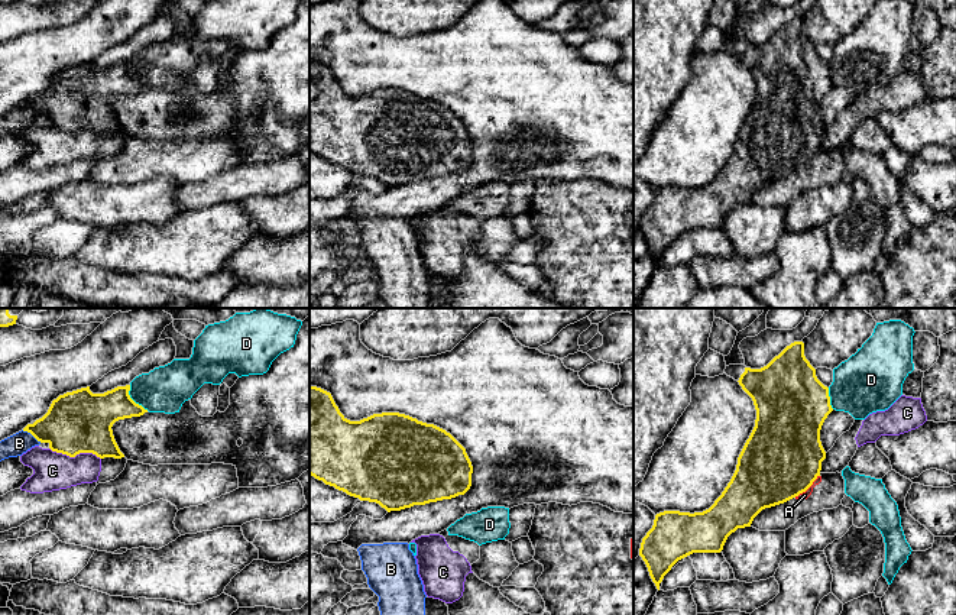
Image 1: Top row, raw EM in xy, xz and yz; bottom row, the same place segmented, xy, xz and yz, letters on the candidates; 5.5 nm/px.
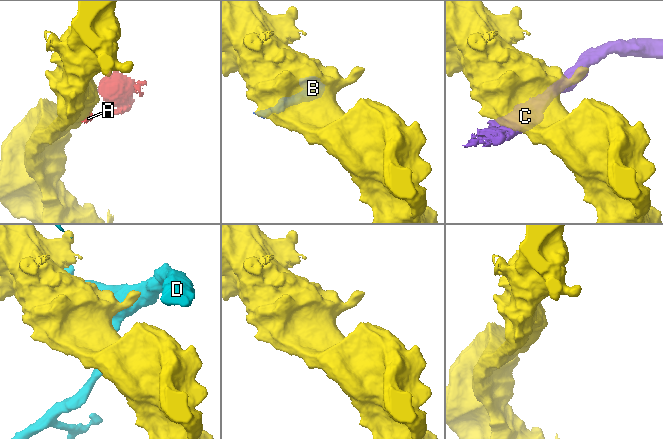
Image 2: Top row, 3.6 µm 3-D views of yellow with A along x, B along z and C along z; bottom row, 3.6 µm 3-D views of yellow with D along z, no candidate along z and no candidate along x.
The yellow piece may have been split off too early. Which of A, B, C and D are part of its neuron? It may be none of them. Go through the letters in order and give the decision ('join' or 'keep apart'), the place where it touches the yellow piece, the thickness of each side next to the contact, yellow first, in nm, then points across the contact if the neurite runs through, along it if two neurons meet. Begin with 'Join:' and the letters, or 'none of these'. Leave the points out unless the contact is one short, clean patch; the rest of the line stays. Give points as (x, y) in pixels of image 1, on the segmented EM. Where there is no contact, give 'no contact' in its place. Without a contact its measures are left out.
Join: none of these
A: keep apart | yz (807, 488) | 440/50 nm
B: keep apart | xy (32, 434) | 340/120 nm
C: keep apart | xy (75, 455) | 340/220 nm
D: keep apart | xy (132, 400) | 260/260 nm | along xy (129, 385), (129, 395), (148, 410)

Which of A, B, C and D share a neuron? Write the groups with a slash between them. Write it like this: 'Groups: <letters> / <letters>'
Groups: A / B / C / D

